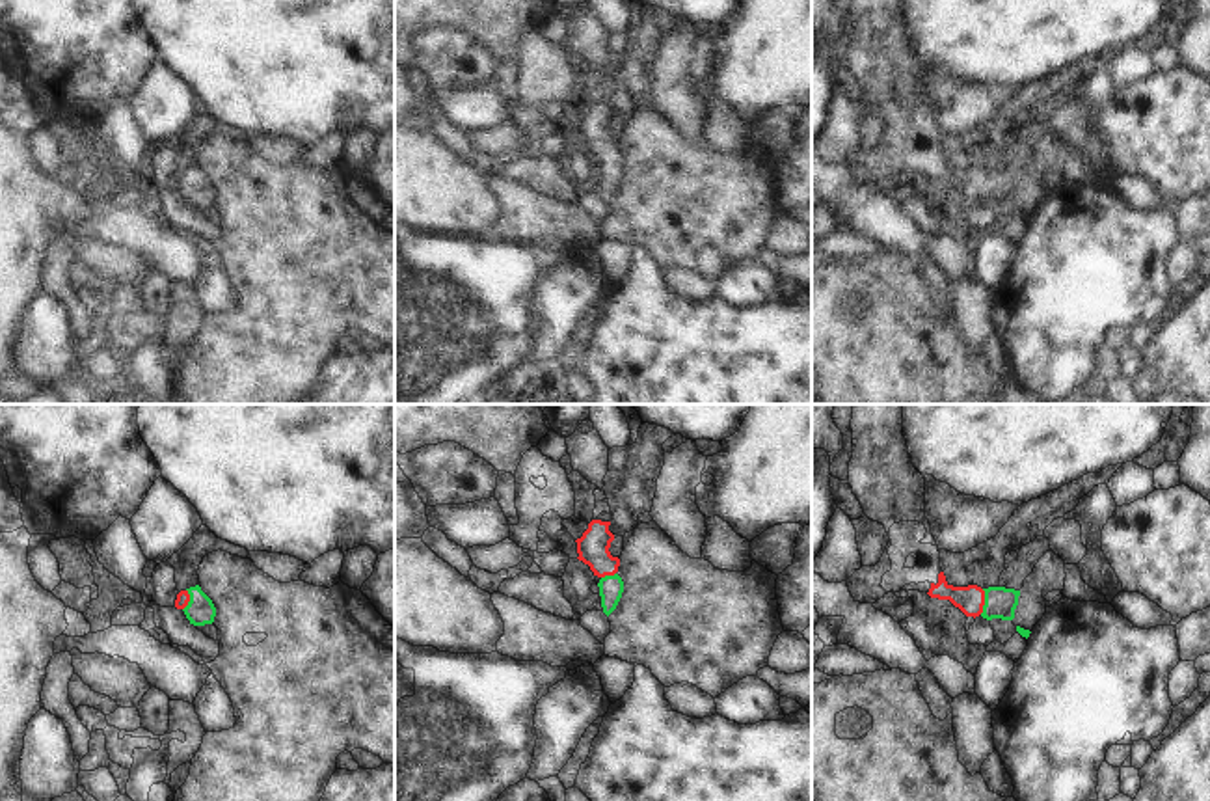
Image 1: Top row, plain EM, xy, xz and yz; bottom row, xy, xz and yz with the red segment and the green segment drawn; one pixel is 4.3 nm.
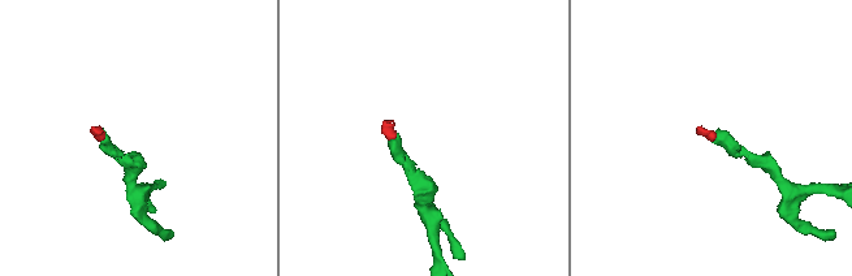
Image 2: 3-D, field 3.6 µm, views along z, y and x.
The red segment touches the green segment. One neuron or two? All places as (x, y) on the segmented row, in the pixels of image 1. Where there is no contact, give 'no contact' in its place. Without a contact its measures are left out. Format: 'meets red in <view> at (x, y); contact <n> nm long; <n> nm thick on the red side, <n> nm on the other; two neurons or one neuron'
meets red in yz at (983, 602); contact 110 nm long; 120 nm thick on the red side, 140 nm on the other; one neuron

